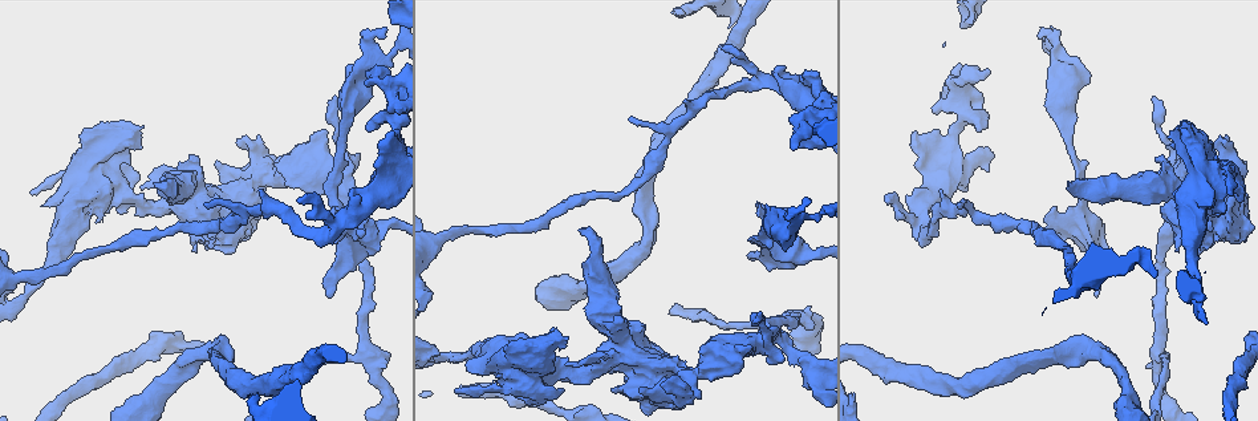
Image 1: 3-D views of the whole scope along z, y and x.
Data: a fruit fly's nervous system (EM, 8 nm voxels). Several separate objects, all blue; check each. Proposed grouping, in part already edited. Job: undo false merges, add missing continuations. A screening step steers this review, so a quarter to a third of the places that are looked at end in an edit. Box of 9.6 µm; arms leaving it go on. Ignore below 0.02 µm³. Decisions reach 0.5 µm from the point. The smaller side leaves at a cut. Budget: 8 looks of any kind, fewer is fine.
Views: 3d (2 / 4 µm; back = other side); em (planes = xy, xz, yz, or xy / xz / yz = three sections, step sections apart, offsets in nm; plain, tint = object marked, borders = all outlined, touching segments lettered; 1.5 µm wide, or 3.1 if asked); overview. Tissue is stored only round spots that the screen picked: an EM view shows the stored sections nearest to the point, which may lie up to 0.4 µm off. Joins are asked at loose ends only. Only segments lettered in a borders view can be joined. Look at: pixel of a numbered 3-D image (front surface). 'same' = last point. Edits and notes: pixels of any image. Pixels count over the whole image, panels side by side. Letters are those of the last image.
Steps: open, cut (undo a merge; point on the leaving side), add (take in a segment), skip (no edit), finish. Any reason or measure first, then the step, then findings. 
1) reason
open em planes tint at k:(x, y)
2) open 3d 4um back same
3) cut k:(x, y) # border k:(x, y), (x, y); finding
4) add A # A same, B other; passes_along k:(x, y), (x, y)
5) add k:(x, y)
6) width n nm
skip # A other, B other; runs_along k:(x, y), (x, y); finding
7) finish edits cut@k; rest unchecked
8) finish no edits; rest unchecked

branch stops here
open em xy step 4 borders at 1:(1071, 181)

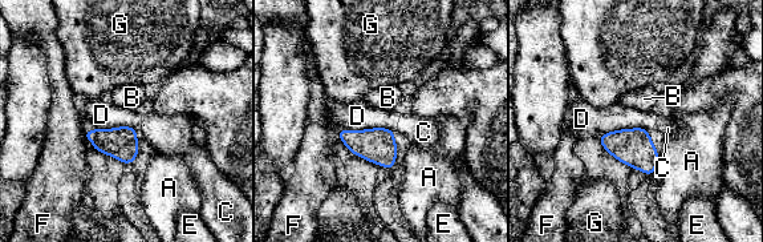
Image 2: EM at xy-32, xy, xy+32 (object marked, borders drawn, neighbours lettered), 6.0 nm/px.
longest_contact D 360 nm
skip # A other, B other, C other, D other, E other, F other, G other; border 2:(394, 130), (340, 129), (336, 133); none of them fits

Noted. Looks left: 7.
an open end
open 3d 4um at 1:(138, 180)

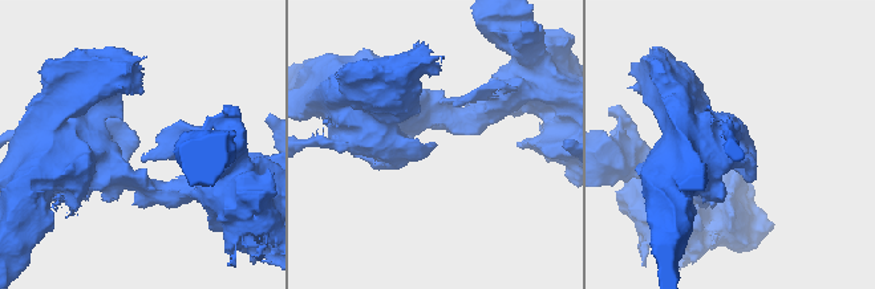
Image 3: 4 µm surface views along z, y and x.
shape alone is not enough
open em yz step 8 tint at 3:(436, 144)

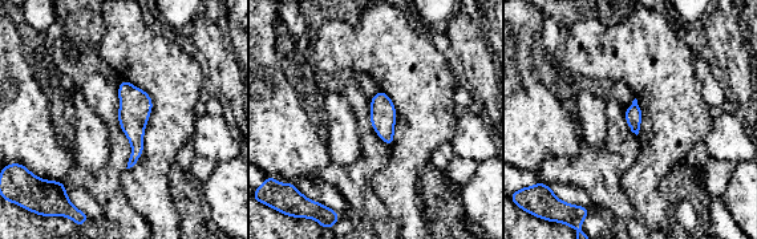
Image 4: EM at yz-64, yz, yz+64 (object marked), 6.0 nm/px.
another direction
open em planes borders same

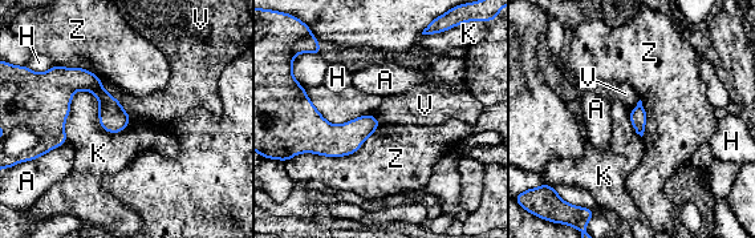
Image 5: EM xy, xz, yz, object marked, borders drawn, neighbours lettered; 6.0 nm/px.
skip # A other, H other, K other, V other, Z other; runs_along 5:(47, 113), (74, 85), (92, 85), (126, 118); none of them fits

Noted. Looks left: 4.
four-way junction
open 3d 4um at 1:(1079, 228)

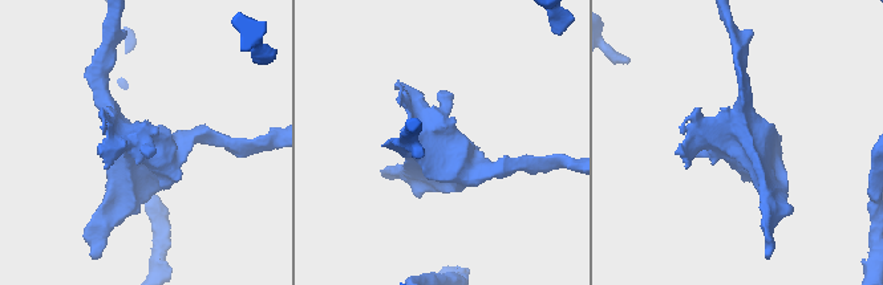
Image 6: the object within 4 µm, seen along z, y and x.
now the EM
open em planes tint at 6:(437, 142)

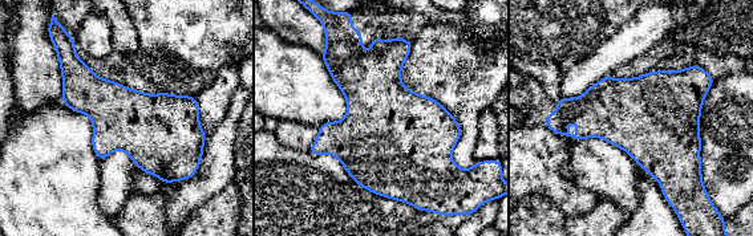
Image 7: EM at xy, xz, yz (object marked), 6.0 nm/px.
see the neighbours
open em planes borders same

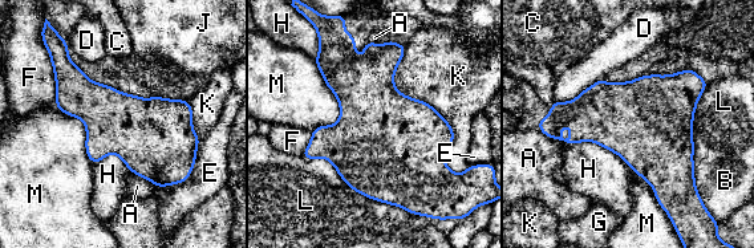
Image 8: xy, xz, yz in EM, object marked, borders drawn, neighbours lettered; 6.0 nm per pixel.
skip # A other, B other, C other, D other, E other, F other, G other, H other, J other, K other, L other, M other; border 8:(563, 145), (594, 141), (635, 171); continuous, no second cell

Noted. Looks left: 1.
finish no edits; rest unchecked

